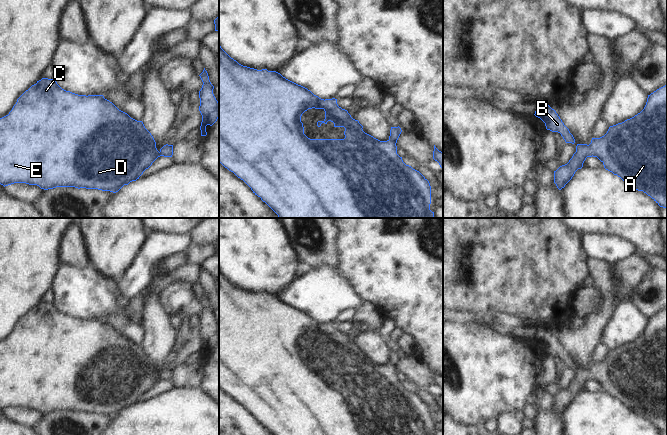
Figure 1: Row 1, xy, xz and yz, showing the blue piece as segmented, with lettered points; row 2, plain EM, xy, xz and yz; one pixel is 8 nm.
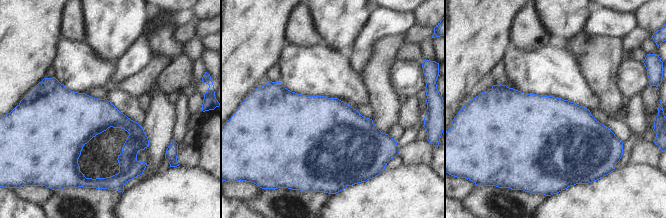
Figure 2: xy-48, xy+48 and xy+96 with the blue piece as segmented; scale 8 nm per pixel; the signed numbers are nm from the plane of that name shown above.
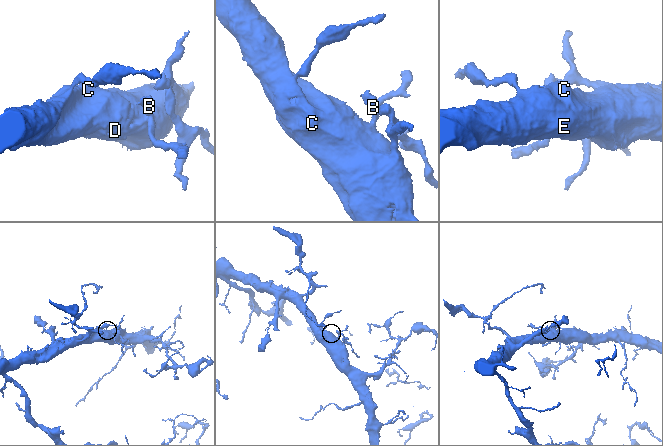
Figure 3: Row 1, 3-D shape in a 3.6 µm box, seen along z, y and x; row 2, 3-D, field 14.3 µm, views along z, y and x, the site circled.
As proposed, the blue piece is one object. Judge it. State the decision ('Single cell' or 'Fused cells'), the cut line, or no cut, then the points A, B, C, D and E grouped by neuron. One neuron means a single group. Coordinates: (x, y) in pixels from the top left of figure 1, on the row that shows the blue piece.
Single cell. No split. Groups: A B C D E.

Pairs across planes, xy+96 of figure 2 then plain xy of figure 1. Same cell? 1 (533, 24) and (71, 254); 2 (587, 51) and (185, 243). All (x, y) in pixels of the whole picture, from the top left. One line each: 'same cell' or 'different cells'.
1: same cell
2: different cells

